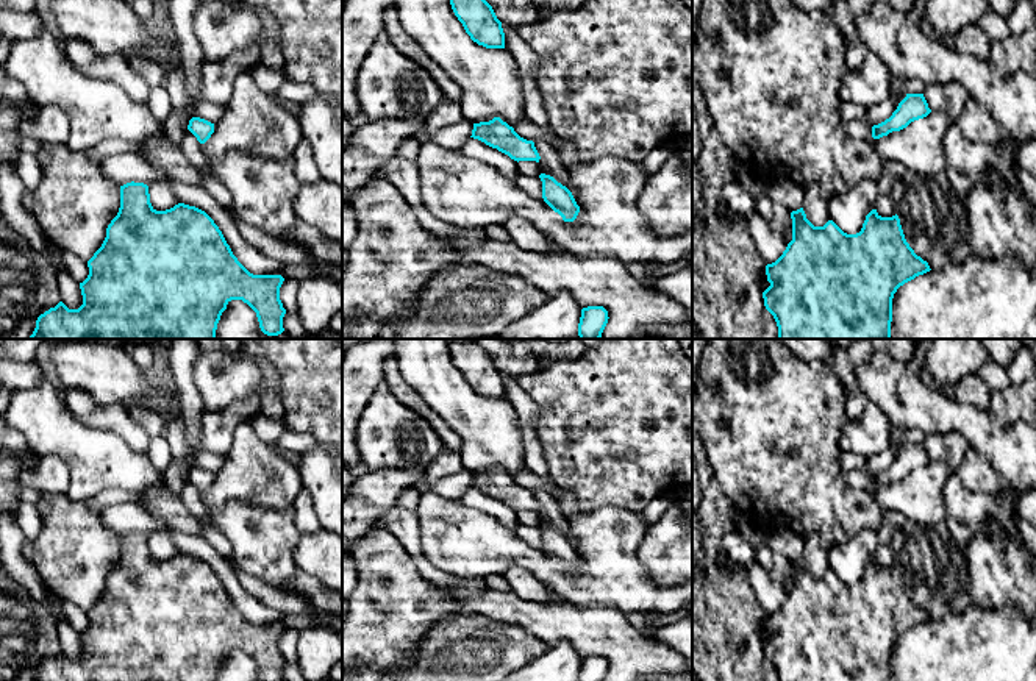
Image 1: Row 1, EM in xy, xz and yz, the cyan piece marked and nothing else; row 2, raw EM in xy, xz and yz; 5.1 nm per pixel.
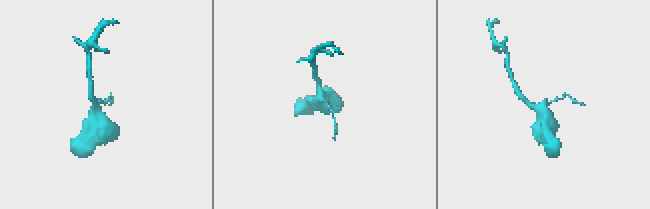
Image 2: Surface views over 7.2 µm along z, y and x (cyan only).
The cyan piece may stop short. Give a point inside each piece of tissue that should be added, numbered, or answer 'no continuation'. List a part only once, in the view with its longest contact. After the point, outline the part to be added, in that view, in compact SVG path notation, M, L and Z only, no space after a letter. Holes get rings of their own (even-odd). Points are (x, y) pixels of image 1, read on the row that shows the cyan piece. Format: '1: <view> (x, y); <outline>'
no continuation

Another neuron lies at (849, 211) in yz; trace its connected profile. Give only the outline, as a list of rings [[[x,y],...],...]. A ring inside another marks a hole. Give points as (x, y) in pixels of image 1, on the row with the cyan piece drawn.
[[[863,180],[842,195],[830,200],[830,219],[847,234],[861,231],[866,216],[875,209],[878,181]]]

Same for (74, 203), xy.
[[[39,142],[36,153],[44,176],[34,189],[33,214],[50,244],[89,261],[102,247],[106,228],[120,208],[120,186],[102,172],[102,161],[84,152],[72,152],[67,144]]]

